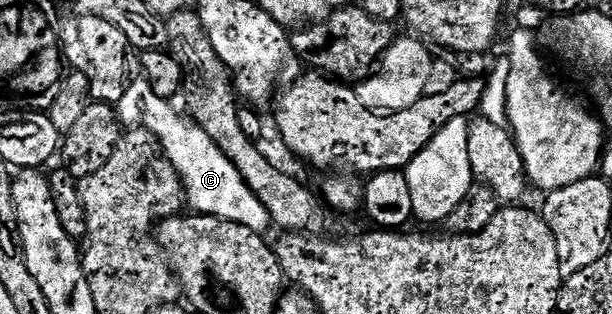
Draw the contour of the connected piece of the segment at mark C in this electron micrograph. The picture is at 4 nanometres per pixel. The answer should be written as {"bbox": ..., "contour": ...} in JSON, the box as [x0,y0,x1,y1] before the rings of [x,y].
{"bbox":[125,92,272,233],"contour":[[[138,92],[138,100],[134,100],[134,104],[142,104],[142,108],[134,108],[125,113],[125,123],[130,126],[141,125],[157,138],[162,151],[177,170],[186,190],[189,207],[194,207],[191,209],[195,213],[236,222],[240,226],[248,226],[248,230],[253,232],[269,233],[272,221],[268,210],[264,208],[260,198],[252,194],[236,166],[218,149],[216,142],[212,142],[212,138],[208,138],[208,134],[200,130],[198,124],[181,111],[178,113],[173,108],[175,105],[168,100],[163,104],[158,104],[154,96],[146,96],[146,100],[142,100],[142,92]]]}

